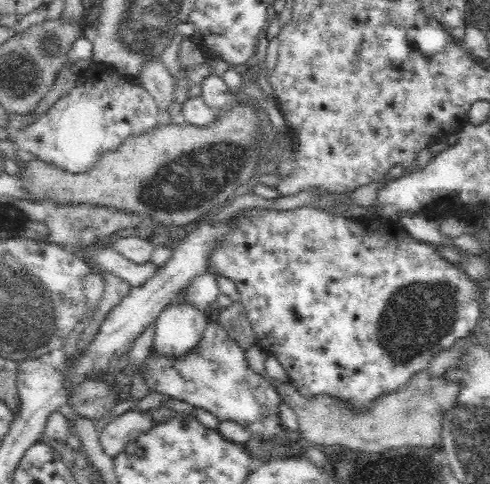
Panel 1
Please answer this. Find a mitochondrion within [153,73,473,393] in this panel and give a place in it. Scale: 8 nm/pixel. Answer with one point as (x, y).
(417, 316)

